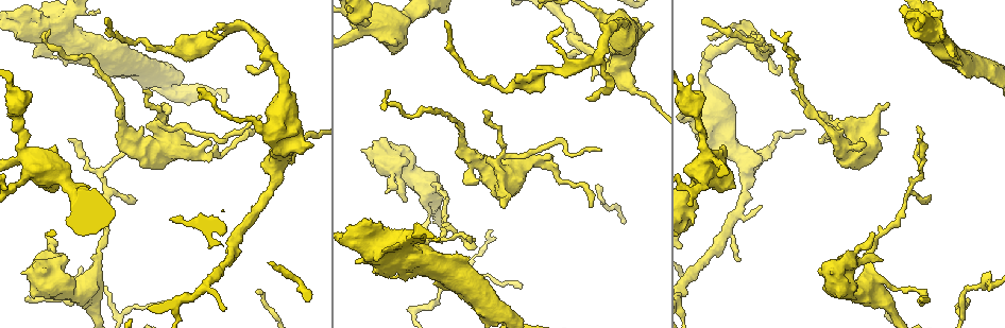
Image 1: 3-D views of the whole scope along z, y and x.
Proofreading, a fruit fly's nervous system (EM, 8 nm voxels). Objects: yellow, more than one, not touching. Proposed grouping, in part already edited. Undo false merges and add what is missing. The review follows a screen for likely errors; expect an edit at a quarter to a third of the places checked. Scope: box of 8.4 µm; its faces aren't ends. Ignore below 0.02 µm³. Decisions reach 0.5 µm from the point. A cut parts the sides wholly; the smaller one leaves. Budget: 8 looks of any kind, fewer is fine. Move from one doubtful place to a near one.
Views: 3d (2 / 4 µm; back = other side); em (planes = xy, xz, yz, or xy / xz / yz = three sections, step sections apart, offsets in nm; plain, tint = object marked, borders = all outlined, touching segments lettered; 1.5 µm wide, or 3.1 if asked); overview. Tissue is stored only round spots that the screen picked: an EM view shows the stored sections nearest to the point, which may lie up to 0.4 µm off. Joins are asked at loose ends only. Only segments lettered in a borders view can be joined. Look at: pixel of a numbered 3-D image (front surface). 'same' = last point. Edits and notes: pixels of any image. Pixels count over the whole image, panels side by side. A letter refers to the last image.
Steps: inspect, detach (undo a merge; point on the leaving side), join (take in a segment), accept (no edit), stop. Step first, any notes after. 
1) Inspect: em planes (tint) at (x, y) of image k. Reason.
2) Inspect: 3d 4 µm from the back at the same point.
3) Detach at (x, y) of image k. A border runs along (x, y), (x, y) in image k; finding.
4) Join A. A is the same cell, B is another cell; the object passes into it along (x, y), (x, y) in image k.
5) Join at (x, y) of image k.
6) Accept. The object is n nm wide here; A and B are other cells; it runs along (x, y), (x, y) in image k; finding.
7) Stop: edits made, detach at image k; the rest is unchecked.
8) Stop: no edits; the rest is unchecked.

Inspect: 3d 4 µm at (429, 194) of image 1.

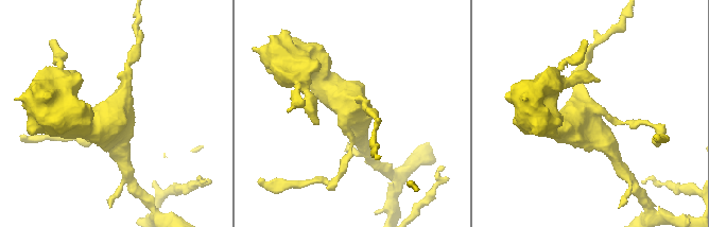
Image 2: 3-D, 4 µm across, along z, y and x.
Inspect: em xy step 8 (tint) at (352, 116) of image 2. 4 arms meet here; need the tissue.

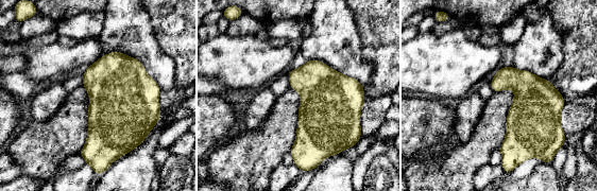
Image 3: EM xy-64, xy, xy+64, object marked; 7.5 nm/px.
Inspect: em planes (borders) at the same point. Cut it another way.

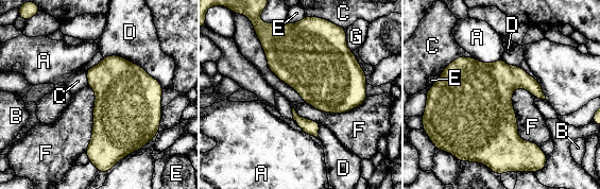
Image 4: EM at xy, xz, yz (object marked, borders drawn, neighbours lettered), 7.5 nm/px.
Accept. The object is 240 nm wide here; A, B, C, D, E, F and G are other cells; one cell here.

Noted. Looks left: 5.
Inspect: em planes (plain) at (920, 299) of image 1. End of a long branch.

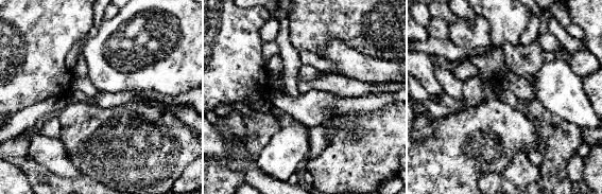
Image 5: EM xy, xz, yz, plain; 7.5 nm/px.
Inspect: em planes (borders) at the same point.

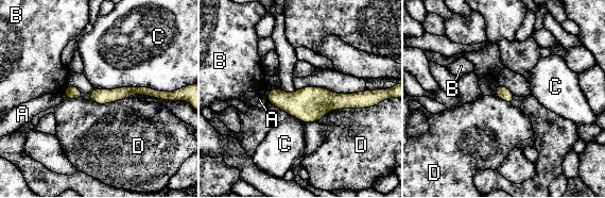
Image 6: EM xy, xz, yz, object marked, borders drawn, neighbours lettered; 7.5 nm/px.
Accept. A, B, C and D are other cells; no lettered segment goes on from it.

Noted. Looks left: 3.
Inspect: em planes (borders) at (155, 71) of image 1. Sudden change in width.

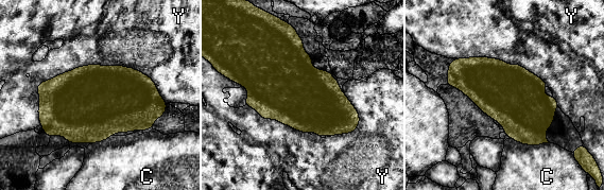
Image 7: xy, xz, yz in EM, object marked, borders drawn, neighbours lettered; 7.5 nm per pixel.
Accept. C and Y are other cells; a border runs along (36, 85), (122, 65), (167, 103) in image 7; all the same cell.

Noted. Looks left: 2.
Inspect: em xz step 4 (tint) at (498, 89) of image 1. Calibre changes.

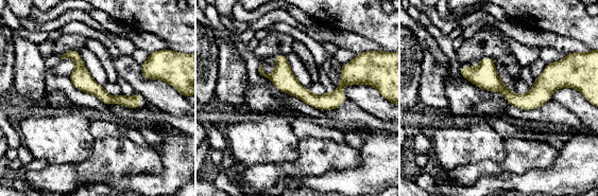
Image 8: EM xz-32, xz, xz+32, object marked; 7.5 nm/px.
Inspect: em planes (borders) at the same point. Another direction.

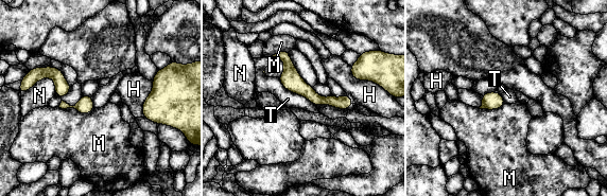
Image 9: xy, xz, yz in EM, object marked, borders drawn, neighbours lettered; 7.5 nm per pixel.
Accept. The object is 130 nm wide here; H, M, N and T are other cells; it runs along (280, 54), (316, 100), (349, 103) in image 9; continuous, no second cell.

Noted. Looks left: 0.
Stop: no edits; the rest is unchecked.

